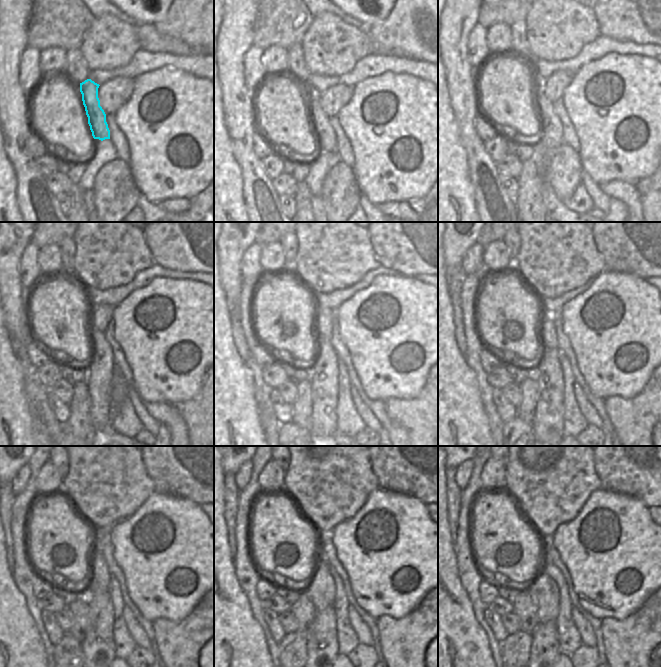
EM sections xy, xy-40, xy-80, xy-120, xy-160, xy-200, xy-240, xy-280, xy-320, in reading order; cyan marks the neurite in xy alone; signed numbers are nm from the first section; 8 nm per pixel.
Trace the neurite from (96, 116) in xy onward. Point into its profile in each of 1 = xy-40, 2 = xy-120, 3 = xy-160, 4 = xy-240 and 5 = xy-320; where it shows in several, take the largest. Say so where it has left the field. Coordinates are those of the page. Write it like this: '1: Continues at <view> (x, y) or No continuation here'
1: Continues at xy-40 (325, 136)
2: Continues at xy-120 (100, 369)
3: Continues at xy-160 (324, 369)
4: Continues at xy-240 (98, 645)
5: Continues at xy-320 (545, 648)

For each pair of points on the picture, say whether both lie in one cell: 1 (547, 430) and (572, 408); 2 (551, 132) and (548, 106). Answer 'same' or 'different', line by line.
1: different
2: same

